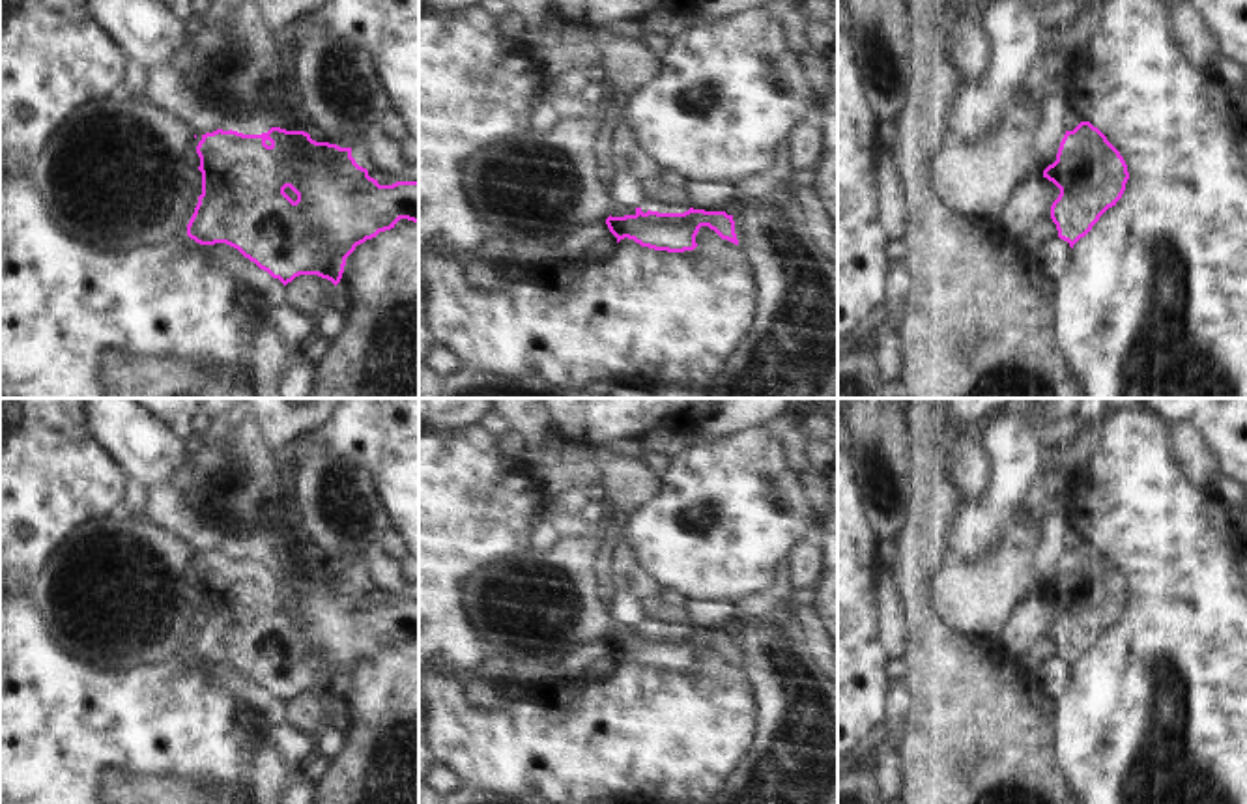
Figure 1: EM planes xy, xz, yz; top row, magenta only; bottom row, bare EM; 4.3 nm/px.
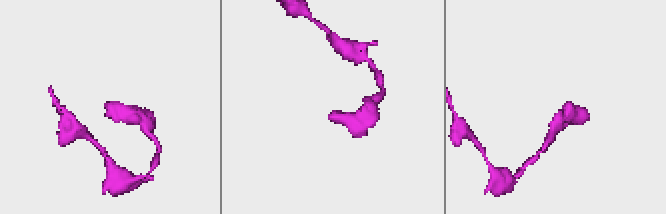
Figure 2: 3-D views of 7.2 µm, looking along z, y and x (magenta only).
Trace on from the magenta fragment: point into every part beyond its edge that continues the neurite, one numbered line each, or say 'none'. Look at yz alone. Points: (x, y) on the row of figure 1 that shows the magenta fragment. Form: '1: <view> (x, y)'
none

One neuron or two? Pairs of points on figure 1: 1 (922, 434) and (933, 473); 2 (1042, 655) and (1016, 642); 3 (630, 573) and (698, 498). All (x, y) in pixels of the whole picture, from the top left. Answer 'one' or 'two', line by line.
1: one
2: two
3: two

